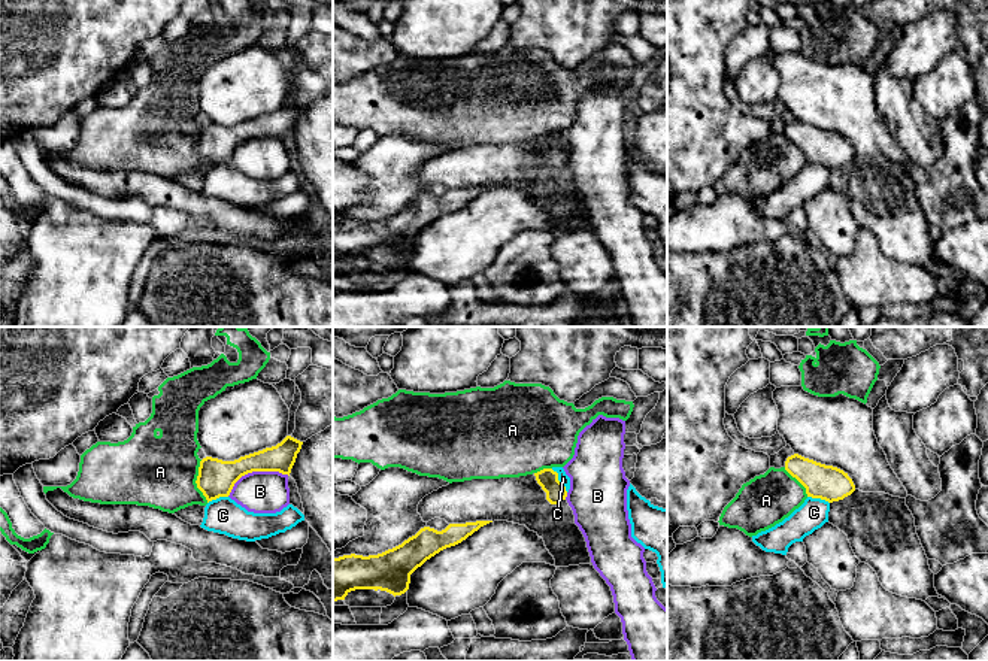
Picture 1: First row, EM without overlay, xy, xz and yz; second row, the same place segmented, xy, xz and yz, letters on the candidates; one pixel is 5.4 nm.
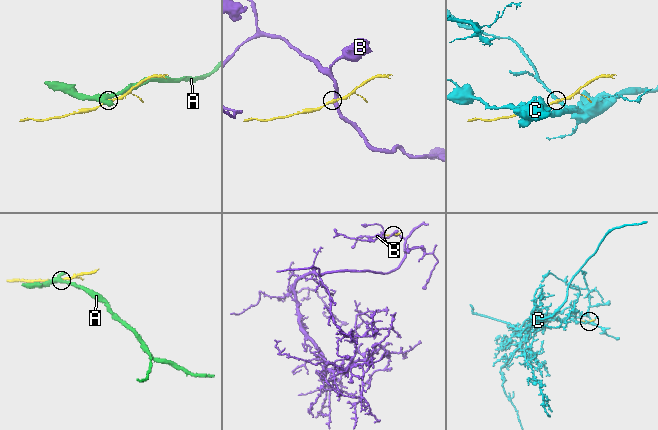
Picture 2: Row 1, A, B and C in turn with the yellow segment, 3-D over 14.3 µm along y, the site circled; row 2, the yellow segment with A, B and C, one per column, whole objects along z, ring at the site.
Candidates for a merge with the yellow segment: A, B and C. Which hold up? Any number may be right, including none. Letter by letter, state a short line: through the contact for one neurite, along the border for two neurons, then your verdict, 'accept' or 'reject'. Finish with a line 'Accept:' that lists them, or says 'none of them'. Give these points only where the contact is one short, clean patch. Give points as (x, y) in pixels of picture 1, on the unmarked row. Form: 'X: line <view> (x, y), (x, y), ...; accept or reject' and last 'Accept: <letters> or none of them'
A: reject
B: line xy (288, 141), (248, 138), (235, 149), (227, 161); reject
C: line xz (551, 135), (567, 157); reject
Accept: none of them

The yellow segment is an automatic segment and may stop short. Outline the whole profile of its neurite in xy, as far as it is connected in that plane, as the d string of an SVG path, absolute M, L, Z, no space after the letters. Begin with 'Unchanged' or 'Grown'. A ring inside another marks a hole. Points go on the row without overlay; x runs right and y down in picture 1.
Unchanged. M287 101L281 109L263 116L240 122L234 127L222 127L206 122L200 127L197 154L207 169L219 163L228 163L234 149L252 137L291 139L303 107Z

